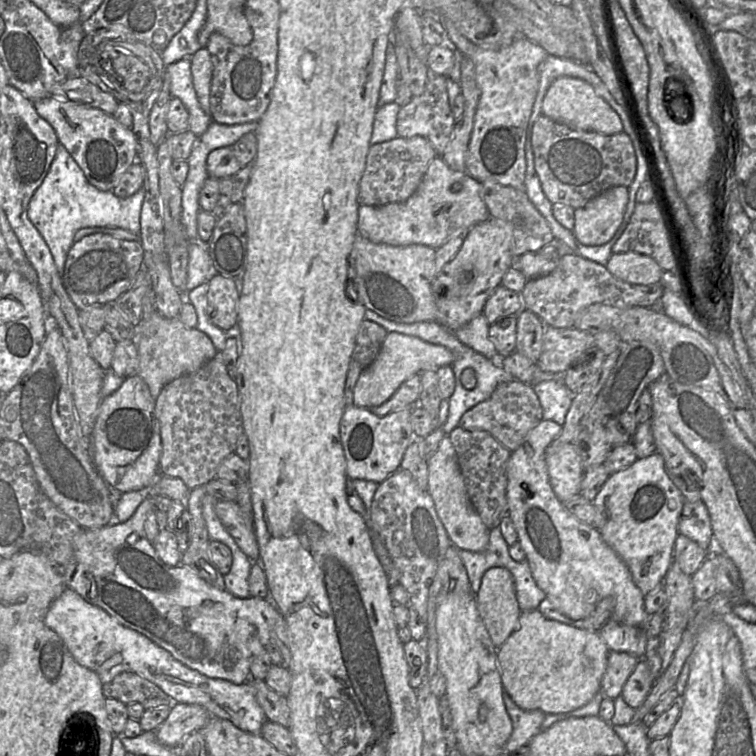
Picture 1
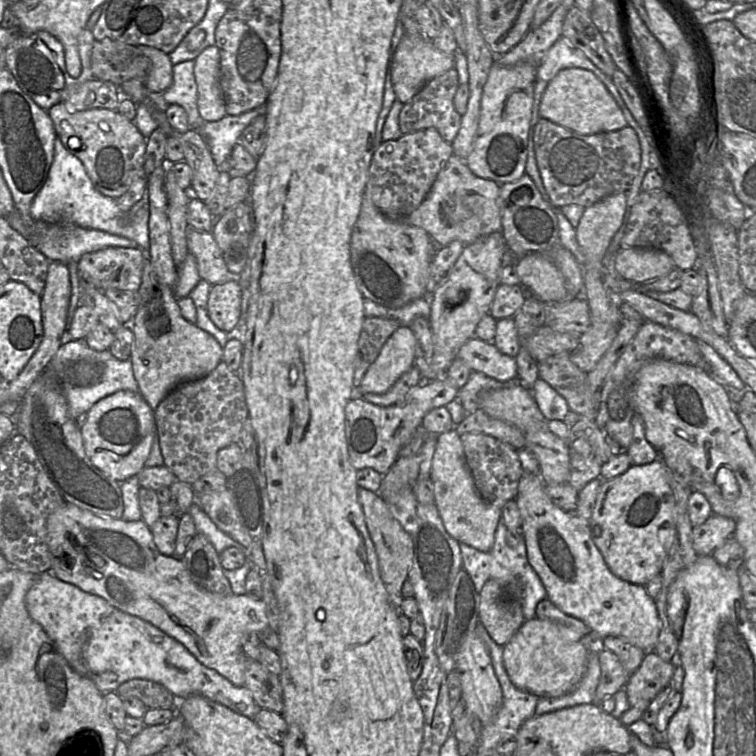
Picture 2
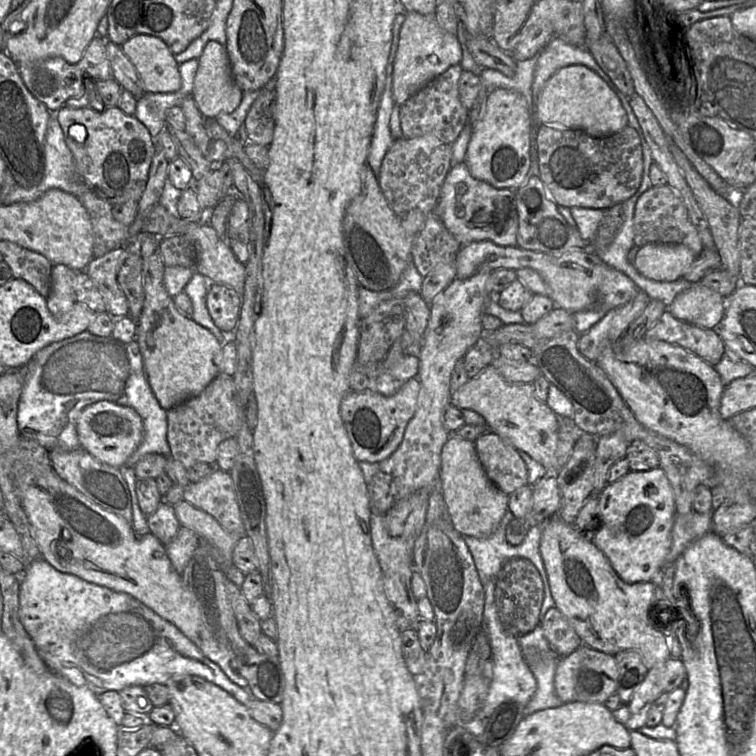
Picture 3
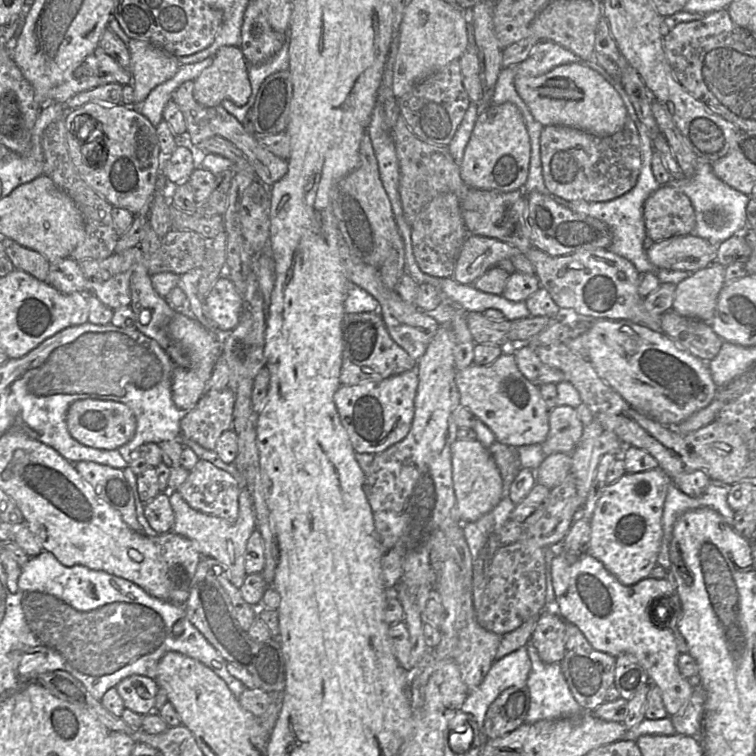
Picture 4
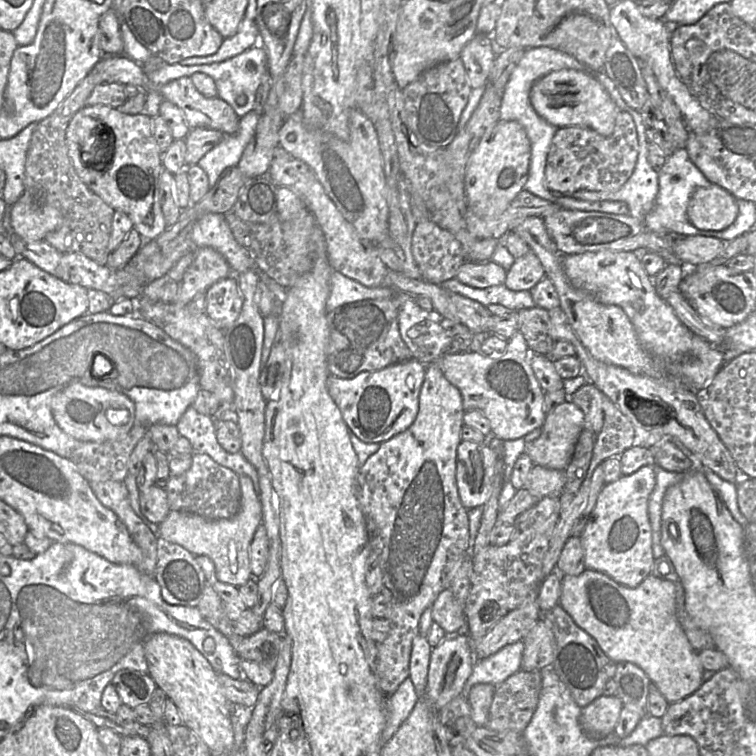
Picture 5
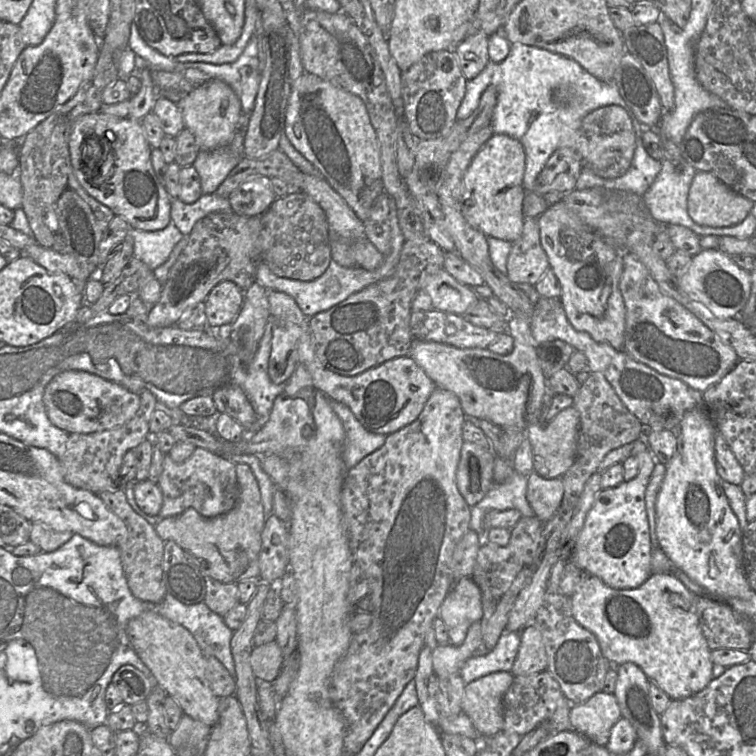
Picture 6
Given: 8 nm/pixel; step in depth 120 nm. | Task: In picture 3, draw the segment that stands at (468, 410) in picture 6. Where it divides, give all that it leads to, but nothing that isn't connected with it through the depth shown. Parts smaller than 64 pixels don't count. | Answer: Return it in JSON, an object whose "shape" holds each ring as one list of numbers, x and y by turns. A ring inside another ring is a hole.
{"shape":[[488,365,451,394,451,404,477,412,484,418,489,430,543,465,546,476,557,478,560,470,556,457,558,416,536,397,532,383,510,382]]}

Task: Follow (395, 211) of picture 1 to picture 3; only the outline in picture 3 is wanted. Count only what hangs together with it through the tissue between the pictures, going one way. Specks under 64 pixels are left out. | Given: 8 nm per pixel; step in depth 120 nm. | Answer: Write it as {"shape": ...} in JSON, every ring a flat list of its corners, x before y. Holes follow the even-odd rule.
{"shape":[[466,162,450,168,442,184,435,212,462,246,484,240,500,246,517,246,518,213,515,191,497,189,474,178]]}

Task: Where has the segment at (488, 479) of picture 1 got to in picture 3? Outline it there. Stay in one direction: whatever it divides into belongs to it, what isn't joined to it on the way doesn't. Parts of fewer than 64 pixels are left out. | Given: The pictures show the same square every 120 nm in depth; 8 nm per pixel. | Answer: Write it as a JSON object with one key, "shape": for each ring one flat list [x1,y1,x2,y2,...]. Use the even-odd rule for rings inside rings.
{"shape":[[491,430,474,441,479,461,489,478,501,491,510,495,528,484,527,468,517,449]]}

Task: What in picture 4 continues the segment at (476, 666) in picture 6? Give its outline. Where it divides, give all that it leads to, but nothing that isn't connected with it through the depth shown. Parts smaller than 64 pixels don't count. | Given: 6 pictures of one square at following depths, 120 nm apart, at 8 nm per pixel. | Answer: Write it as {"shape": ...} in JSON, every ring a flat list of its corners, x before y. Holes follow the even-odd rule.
{"shape":[[522,646,493,662,483,681,470,689,461,711,470,714,477,722,482,745,487,741,484,719,489,706,505,689,525,686,531,669,526,646]]}

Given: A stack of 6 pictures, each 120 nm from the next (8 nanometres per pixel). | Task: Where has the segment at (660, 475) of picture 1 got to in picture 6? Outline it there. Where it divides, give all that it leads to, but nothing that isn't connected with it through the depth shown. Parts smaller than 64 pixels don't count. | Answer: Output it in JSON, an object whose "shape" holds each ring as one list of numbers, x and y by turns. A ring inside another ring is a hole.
{"shape":[[650,449,639,452,636,476,619,485,601,489,589,510,572,552,572,561,614,589,634,589,651,575,652,545,645,507,645,491,655,458]]}

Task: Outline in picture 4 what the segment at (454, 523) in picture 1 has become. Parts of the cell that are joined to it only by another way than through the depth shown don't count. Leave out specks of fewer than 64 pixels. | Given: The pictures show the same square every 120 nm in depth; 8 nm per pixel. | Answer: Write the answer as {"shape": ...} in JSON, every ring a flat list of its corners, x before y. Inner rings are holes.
{"shape":[[457,439,451,445,451,464,459,520,462,523,473,522,492,511,503,497,503,481,488,449,477,439]]}

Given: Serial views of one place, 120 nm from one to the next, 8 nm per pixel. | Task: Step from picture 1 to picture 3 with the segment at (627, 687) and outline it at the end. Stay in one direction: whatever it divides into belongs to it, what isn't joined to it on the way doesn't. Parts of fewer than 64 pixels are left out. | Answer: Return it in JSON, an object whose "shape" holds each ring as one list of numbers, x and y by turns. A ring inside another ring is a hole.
{"shape":[[670,657,664,663,648,669,645,678,627,704,630,717,625,727,634,731,646,726,652,703,662,693,669,693,679,687,685,676,686,670,680,658]]}

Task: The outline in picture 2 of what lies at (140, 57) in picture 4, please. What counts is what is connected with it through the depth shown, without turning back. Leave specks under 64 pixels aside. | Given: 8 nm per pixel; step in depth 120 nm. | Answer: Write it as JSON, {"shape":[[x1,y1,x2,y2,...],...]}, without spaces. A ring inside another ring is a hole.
{"shape":[[139,45,138,48,141,54,151,61,151,69,146,76,144,85,149,91,164,92,173,82,173,63,169,54,147,45]]}

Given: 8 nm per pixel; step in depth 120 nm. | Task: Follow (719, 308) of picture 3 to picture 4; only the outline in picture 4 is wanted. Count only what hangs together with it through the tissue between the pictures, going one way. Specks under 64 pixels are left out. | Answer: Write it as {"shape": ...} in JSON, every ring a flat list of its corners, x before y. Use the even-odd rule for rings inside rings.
{"shape":[[713,262,697,270,677,286,671,311,692,319,709,322,716,312,723,286,725,267]]}

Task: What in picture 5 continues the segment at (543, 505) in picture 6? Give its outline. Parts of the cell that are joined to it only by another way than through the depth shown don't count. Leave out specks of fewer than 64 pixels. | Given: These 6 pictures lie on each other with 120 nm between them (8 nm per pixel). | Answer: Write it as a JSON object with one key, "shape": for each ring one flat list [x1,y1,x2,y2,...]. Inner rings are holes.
{"shape":[[533,465,525,488,538,499,559,497,565,484,565,471]]}

